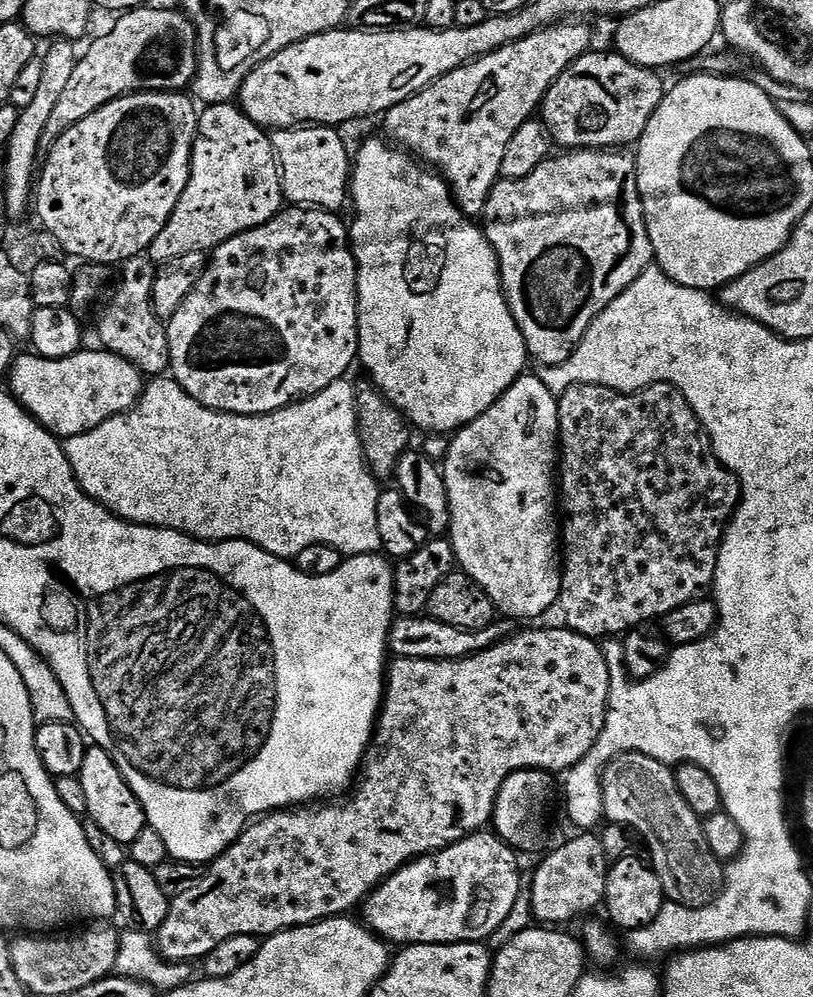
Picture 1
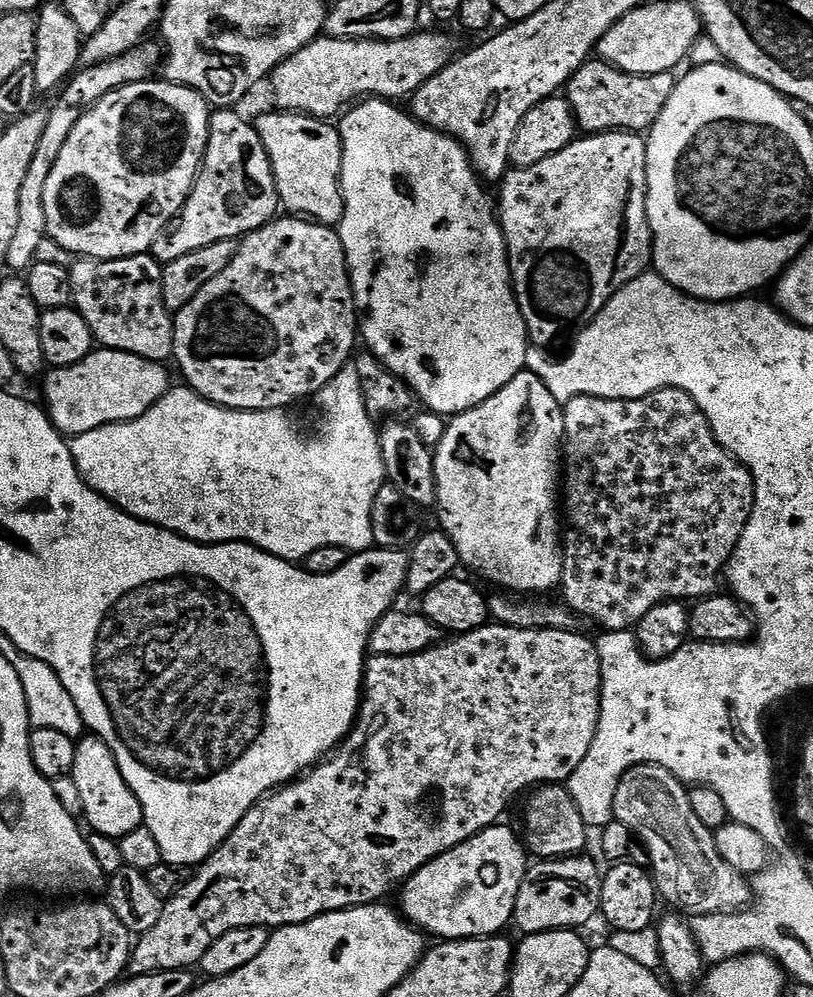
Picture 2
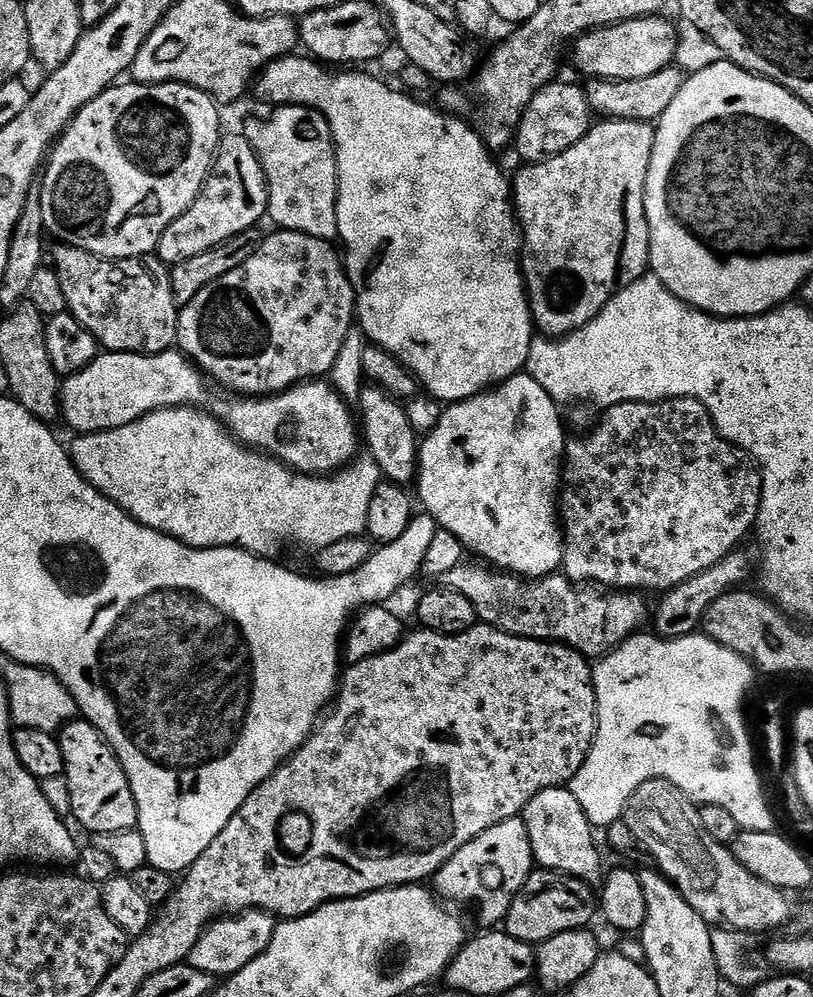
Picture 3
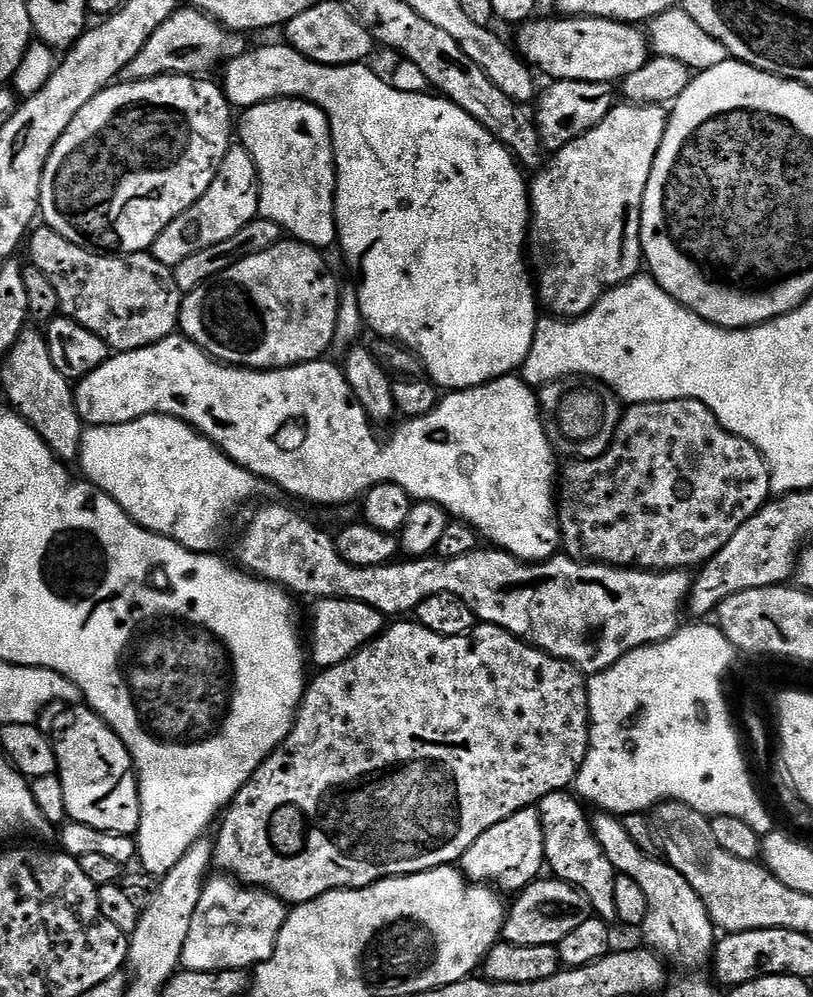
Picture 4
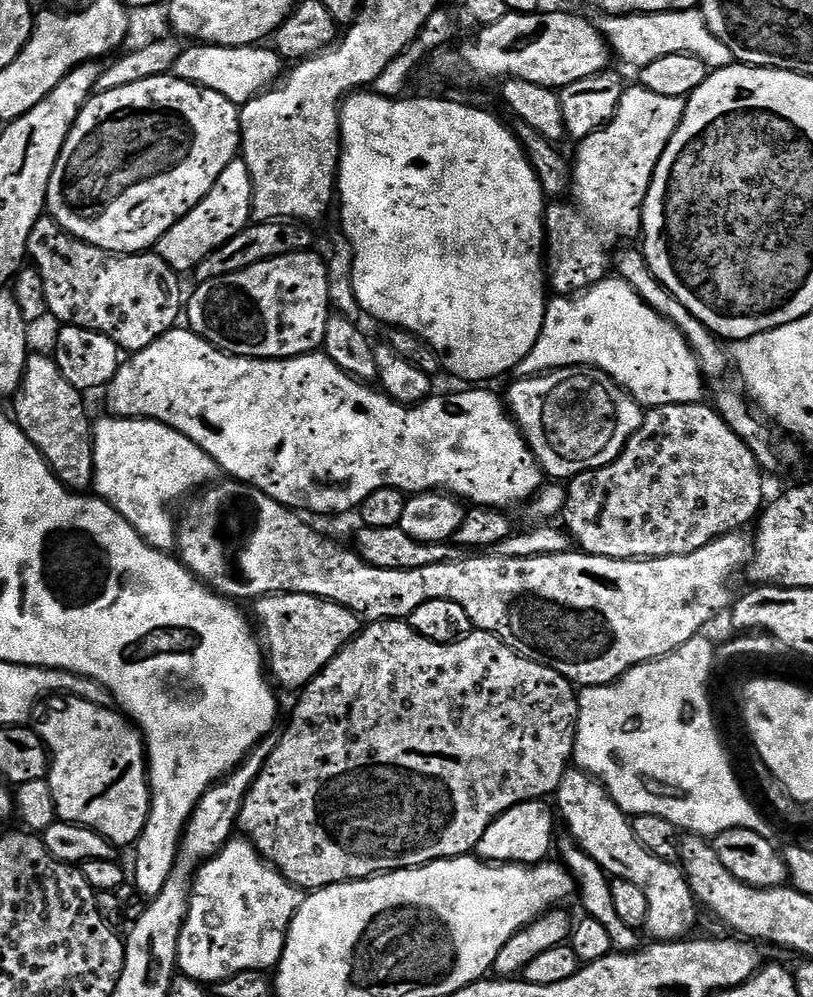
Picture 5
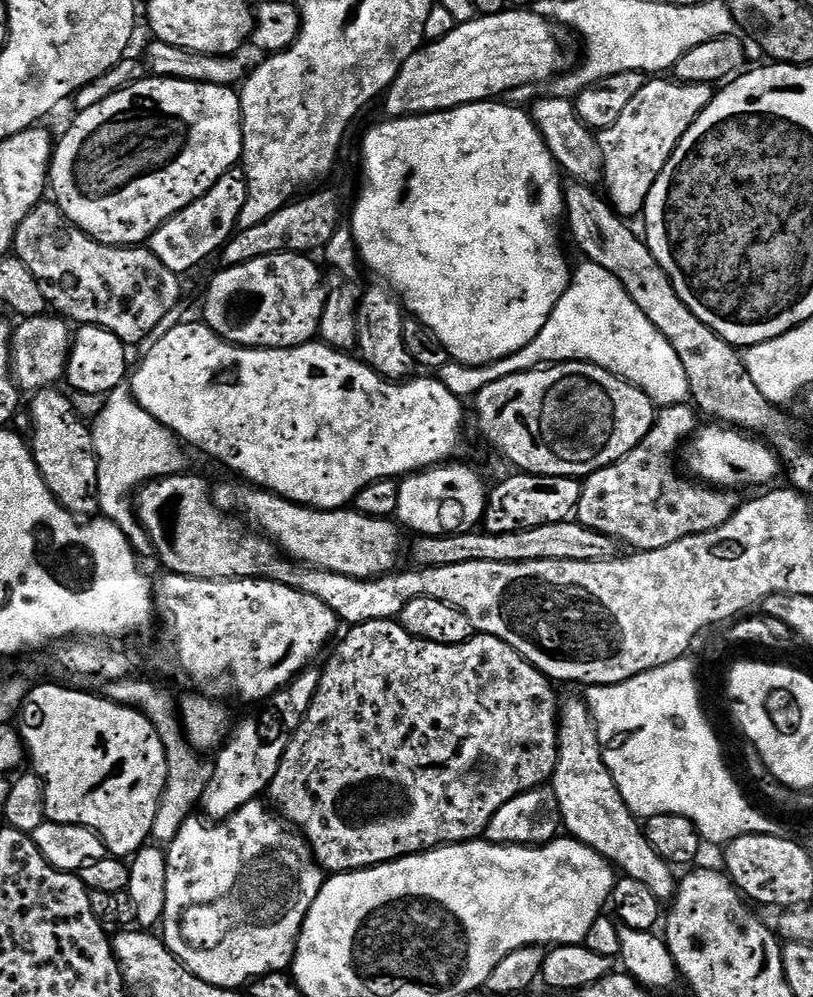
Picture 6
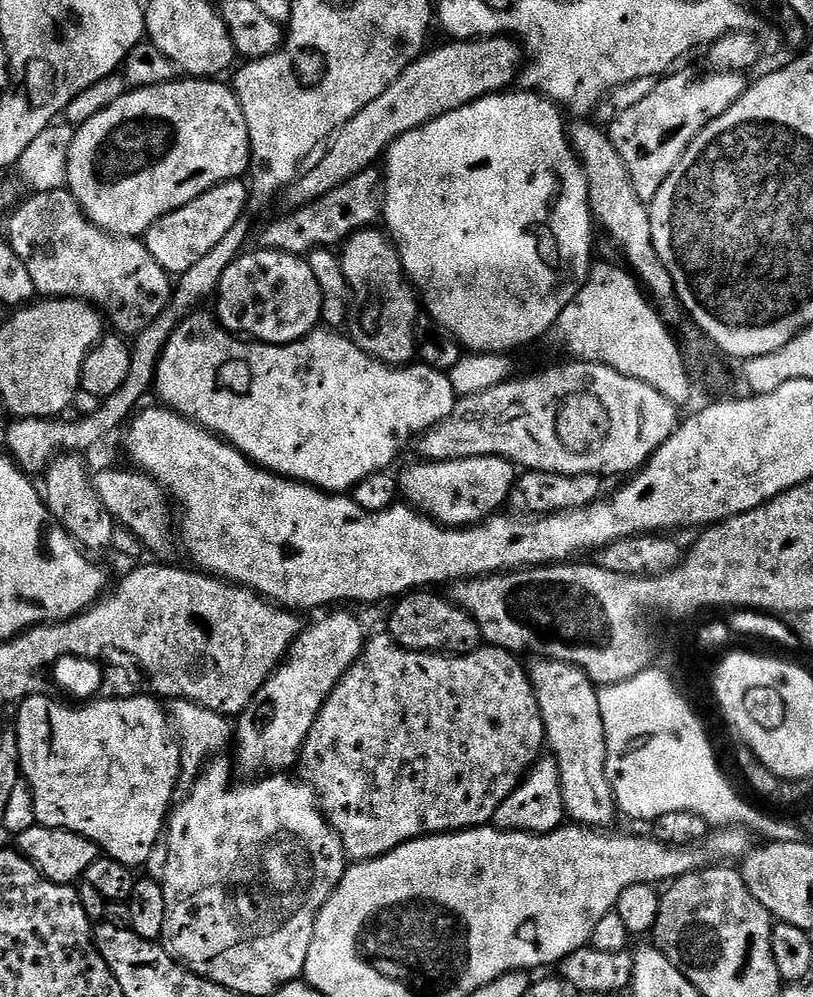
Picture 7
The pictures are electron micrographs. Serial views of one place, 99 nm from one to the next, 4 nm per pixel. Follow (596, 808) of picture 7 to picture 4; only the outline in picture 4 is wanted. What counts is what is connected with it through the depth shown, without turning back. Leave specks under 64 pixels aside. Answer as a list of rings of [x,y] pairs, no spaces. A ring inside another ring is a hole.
[[[597,811],[595,815],[591,817],[592,829],[598,838],[598,846],[602,846],[602,854],[610,858],[610,866],[614,866],[619,875],[634,878],[634,882],[638,882],[639,888],[646,893],[648,913],[642,929],[643,943],[673,969],[681,968],[684,972],[707,969],[712,963],[718,929],[712,923],[702,898],[694,894],[694,886],[690,886],[690,882],[686,882],[672,864],[642,854],[642,850],[634,846],[634,838],[626,834],[623,819],[602,811]]]

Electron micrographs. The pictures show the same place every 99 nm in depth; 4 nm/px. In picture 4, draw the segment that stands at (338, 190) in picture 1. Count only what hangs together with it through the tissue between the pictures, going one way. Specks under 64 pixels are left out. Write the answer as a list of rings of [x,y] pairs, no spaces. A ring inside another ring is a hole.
[[[281,98],[279,100],[267,100],[265,104],[259,104],[253,108],[245,108],[238,116],[238,140],[239,143],[248,151],[250,158],[254,158],[256,173],[260,179],[260,210],[259,219],[269,220],[279,226],[281,233],[288,232],[293,241],[308,244],[311,248],[327,250],[328,247],[337,243],[336,235],[336,159],[332,149],[332,127],[328,125],[328,115],[321,110],[317,104],[312,104],[309,100],[299,98]]]

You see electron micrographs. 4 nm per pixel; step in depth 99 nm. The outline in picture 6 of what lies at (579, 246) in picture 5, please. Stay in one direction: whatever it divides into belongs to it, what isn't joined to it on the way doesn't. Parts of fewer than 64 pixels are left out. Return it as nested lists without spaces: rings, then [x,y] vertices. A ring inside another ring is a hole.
[[[652,78],[644,83],[630,106],[622,110],[618,122],[603,129],[598,136],[604,159],[602,188],[608,203],[624,218],[643,213],[650,186],[654,186],[658,174],[670,162],[670,154],[674,154],[686,130],[706,110],[714,95],[710,84],[682,84],[672,78],[664,79],[668,78]]]

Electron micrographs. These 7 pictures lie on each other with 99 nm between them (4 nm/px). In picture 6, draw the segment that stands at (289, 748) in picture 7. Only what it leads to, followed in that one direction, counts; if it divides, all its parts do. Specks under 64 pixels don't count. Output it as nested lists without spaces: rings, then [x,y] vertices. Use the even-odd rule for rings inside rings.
[[[305,670],[296,677],[292,683],[276,692],[272,699],[263,705],[261,712],[256,712],[253,716],[248,716],[240,725],[231,729],[226,743],[215,753],[214,763],[212,765],[212,777],[206,786],[206,794],[202,794],[199,807],[204,808],[203,815],[209,821],[219,822],[230,818],[242,806],[246,806],[250,801],[263,797],[267,793],[268,787],[274,782],[274,774],[278,774],[278,766],[290,746],[293,734],[298,730],[298,726],[304,721],[304,715],[308,712],[310,702],[320,685],[320,672],[314,670]]]

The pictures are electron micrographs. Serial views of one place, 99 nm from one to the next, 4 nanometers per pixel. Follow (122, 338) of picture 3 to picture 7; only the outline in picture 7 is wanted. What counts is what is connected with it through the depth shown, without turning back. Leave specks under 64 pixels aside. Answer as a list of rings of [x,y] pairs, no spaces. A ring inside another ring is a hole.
[[[67,187],[29,197],[11,213],[6,239],[14,254],[22,258],[41,297],[83,300],[103,313],[117,333],[128,338],[146,330],[166,310],[174,284],[168,281],[169,273],[154,262],[143,239],[103,232],[84,215]]]

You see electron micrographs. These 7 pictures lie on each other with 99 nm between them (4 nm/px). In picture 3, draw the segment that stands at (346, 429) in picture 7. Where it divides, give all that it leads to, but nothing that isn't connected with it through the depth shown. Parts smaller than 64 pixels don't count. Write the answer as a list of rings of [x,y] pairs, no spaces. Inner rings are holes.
[[[179,350],[159,352],[153,356],[139,356],[129,352],[104,352],[97,355],[90,366],[74,373],[63,381],[60,389],[60,411],[63,423],[73,428],[73,433],[109,432],[141,420],[148,412],[159,408],[183,408],[185,406],[204,406],[208,400],[209,381],[203,372]],[[517,374],[505,380],[503,384],[480,393],[479,396],[449,403],[442,414],[442,422],[438,422],[438,426],[434,426],[434,430],[430,430],[430,434],[420,440],[418,485],[420,484],[420,500],[424,503],[423,511],[433,516],[439,527],[450,530],[450,534],[454,534],[454,538],[458,538],[458,542],[462,542],[471,555],[473,552],[474,555],[481,556],[476,558],[487,562],[493,569],[503,570],[513,576],[522,576],[529,580],[539,580],[542,576],[559,573],[564,563],[564,533],[558,515],[558,493],[562,487],[566,424],[562,419],[562,412],[560,416],[559,411],[561,412],[561,409],[556,401],[550,398],[550,394],[546,394],[546,390],[542,390],[542,386],[538,386],[533,376]],[[305,382],[278,392],[274,396],[259,398],[228,398],[216,400],[210,405],[210,411],[233,436],[249,448],[257,449],[274,460],[280,460],[287,468],[295,468],[306,476],[327,477],[351,465],[357,459],[358,424],[352,421],[349,401],[345,400],[331,383]]]

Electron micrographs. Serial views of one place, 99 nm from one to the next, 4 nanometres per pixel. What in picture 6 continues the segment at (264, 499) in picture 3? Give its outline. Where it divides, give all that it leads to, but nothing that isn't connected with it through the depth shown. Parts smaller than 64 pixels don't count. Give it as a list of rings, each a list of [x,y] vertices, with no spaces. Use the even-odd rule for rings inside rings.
[[[121,386],[109,392],[103,404],[104,409],[97,414],[96,421],[90,424],[98,458],[99,515],[114,522],[114,526],[126,534],[141,561],[151,561],[154,556],[152,543],[142,522],[136,517],[132,495],[152,480],[183,473],[185,449],[171,430],[162,427],[150,413],[142,410],[127,387]]]

